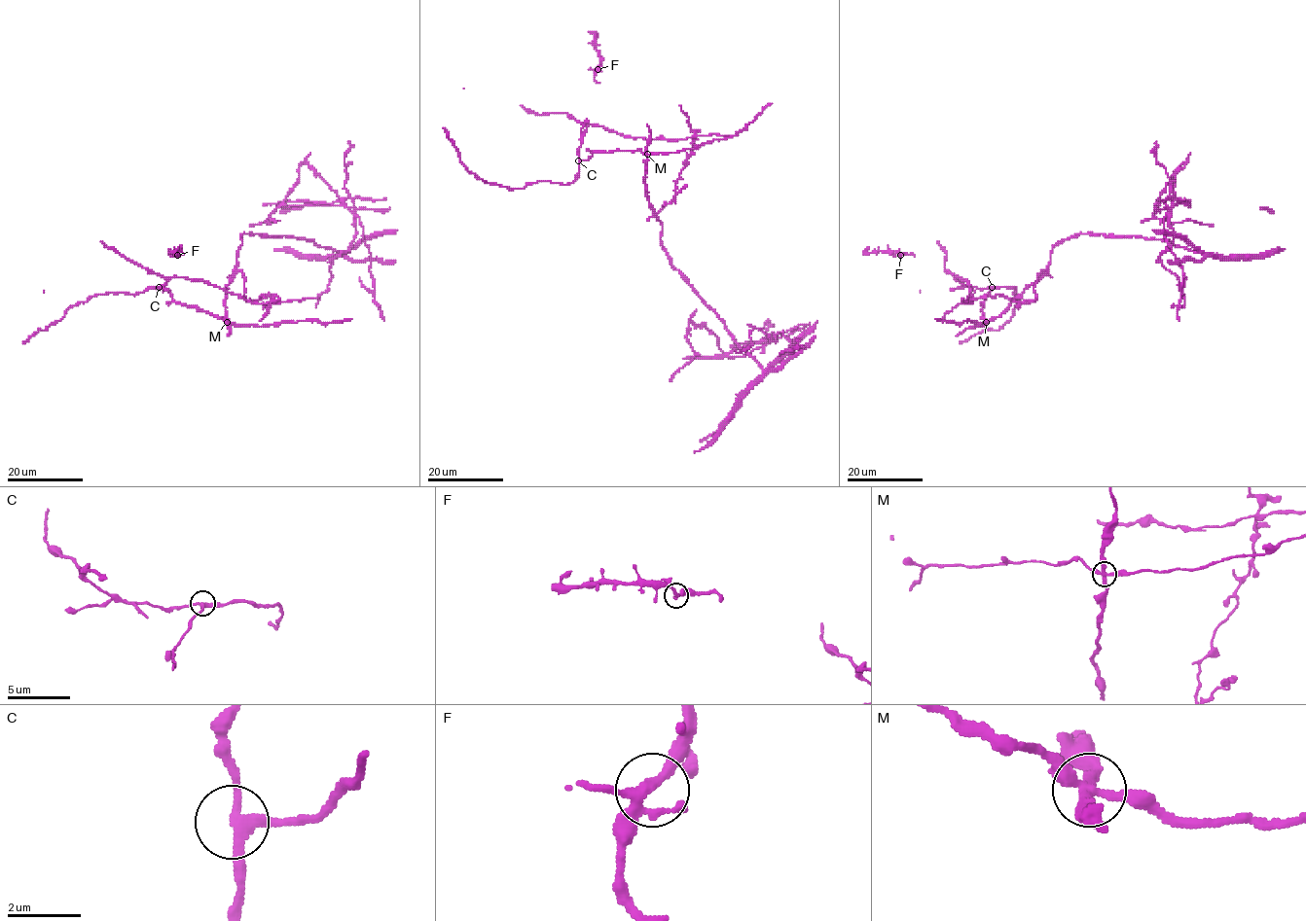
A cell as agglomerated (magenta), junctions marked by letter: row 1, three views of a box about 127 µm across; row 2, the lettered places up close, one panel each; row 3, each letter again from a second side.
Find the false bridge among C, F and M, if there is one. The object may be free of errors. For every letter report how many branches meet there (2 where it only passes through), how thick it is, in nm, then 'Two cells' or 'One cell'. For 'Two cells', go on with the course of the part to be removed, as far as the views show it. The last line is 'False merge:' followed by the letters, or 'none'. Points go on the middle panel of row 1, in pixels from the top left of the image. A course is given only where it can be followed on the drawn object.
C: Branches: 3. Thickness 280 nm. One cell
F: Branches: 4. Thickness 260 nm. One cell
M: Branches: 4. Thickness 320 nm. Two cells. Course of the part to remove: (647, 154), (671, 264), (766, 373), (798, 351), (779, 332), (726, 355), (690, 321), (694, 356), (671, 381)
False merge: M

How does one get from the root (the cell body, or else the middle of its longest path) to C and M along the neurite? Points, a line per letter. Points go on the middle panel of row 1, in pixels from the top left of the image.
C: (668, 253), (643, 181), (646, 155), (639, 150), (594, 152), (578, 160)
M: (668, 253), (661, 241), (662, 224), (648, 201), (643, 181), (647, 154)

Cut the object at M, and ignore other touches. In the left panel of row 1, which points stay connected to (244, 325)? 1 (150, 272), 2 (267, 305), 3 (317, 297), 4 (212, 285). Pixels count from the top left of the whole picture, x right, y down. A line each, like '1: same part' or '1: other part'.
1: other part
2: other part
3: other part
4: other part

